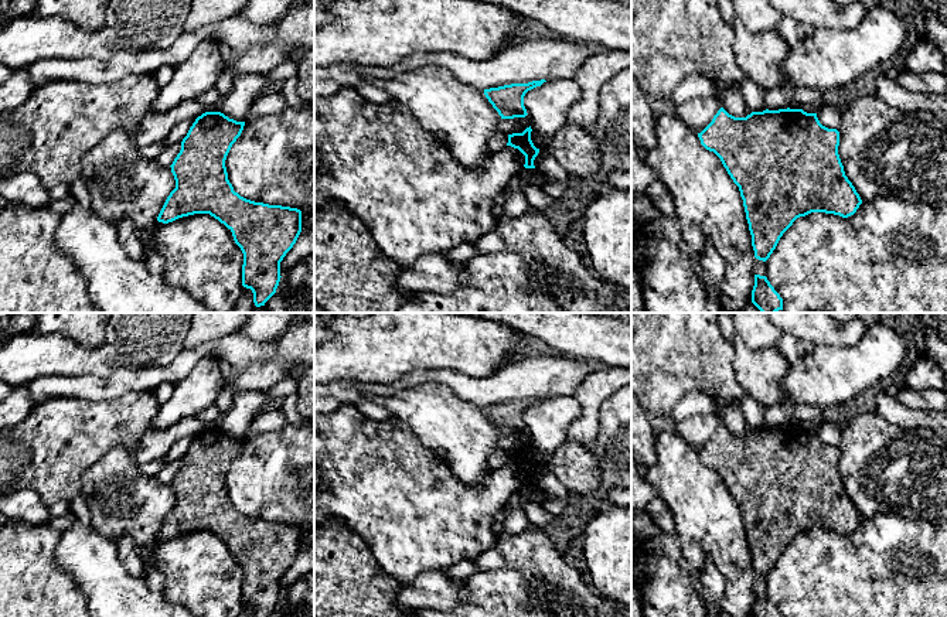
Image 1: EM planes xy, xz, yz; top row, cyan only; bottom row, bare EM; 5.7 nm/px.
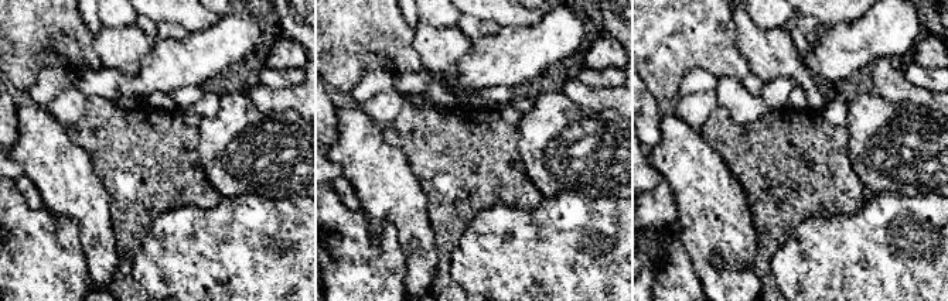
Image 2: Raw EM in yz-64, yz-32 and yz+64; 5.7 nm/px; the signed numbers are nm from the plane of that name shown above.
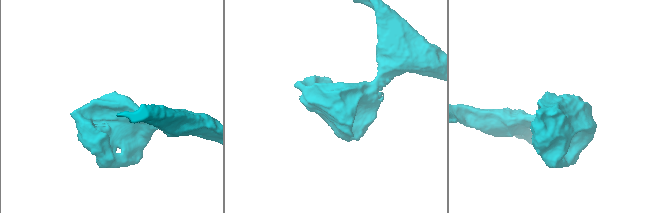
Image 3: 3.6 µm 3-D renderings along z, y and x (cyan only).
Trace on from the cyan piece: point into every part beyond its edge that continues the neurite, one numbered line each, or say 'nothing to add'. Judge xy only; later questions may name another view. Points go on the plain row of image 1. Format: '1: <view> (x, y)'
nothing to add

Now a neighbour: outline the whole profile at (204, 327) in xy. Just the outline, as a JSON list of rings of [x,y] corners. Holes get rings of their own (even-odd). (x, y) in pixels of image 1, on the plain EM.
[[[194,313],[184,338],[184,350],[239,333],[245,325],[246,317],[248,313]]]

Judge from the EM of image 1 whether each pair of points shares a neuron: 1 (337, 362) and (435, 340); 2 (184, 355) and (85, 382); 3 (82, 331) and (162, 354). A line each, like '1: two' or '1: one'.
1: one
2: one
3: two

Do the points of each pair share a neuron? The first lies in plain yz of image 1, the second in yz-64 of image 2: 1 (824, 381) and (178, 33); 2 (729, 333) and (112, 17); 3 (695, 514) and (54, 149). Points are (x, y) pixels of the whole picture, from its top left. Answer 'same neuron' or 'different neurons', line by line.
1: different neurons
2: different neurons
3: same neuron

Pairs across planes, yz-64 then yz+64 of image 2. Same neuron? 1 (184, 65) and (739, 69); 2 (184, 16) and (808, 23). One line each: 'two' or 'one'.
1: two
2: two

